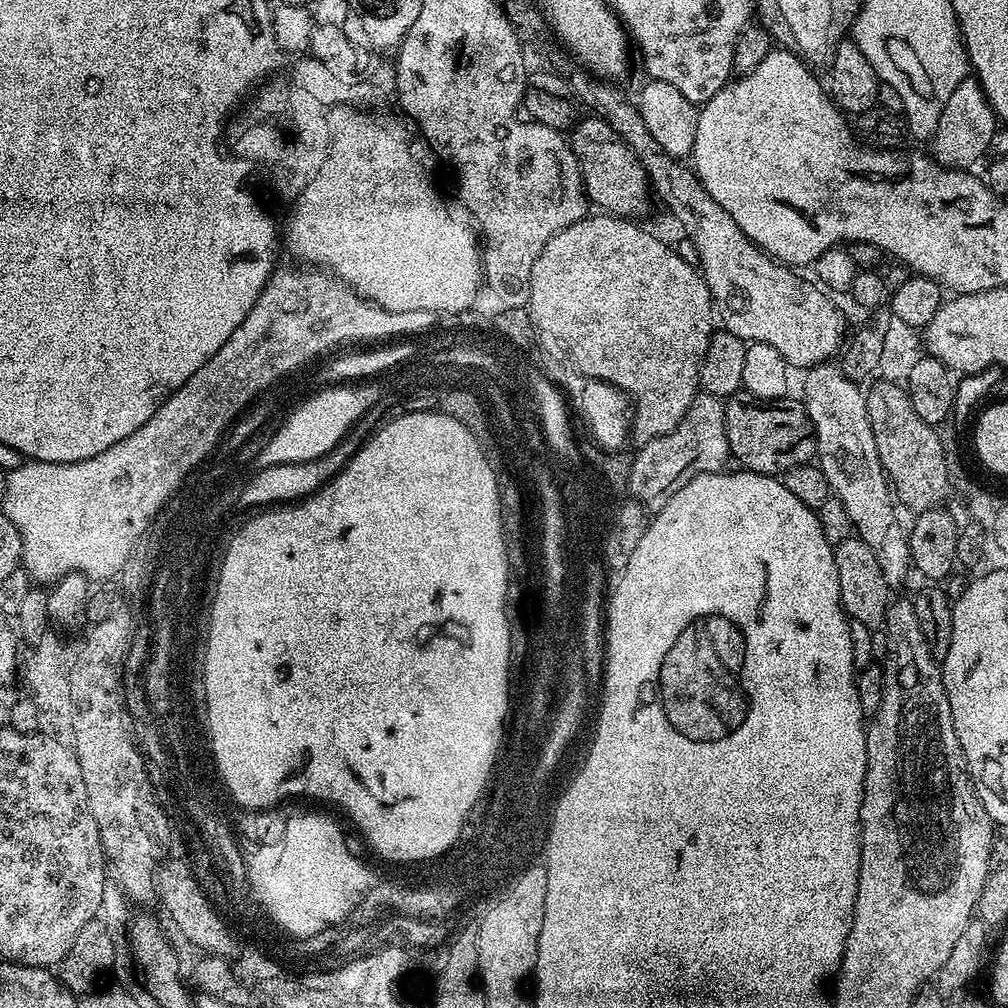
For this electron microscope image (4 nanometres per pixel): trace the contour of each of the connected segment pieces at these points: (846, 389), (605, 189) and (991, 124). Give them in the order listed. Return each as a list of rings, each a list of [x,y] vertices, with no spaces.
[[[834,362],[816,364],[805,371],[802,402],[816,436],[816,464],[826,476],[833,495],[843,502],[859,539],[870,546],[889,589],[905,587],[912,571],[912,554],[904,542],[910,538],[915,515],[900,509],[888,483],[870,426],[867,397]]]
[[[595,114],[577,119],[570,132],[572,153],[580,163],[580,177],[584,179],[584,194],[597,209],[611,214],[617,218],[640,218],[648,208],[648,196],[650,197],[650,185],[644,168],[638,162],[638,158],[626,146],[626,142],[620,140],[620,135],[607,124],[607,122]]]
[[[969,78],[958,82],[954,94],[942,109],[942,119],[938,121],[936,135],[930,141],[931,155],[945,168],[971,169],[990,149],[990,138],[994,138],[998,127],[998,117],[993,112],[980,81]]]

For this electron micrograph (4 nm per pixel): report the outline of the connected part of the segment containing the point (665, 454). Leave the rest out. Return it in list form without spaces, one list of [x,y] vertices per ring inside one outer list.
[[[697,394],[694,402],[686,410],[682,422],[678,422],[678,426],[674,426],[674,430],[670,430],[670,434],[666,434],[662,438],[654,438],[642,447],[646,460],[658,464],[656,468],[652,468],[650,476],[654,472],[672,476],[678,470],[682,470],[688,462],[690,462],[690,470],[697,478],[707,472],[721,471],[727,465],[724,463],[729,463],[730,460],[722,400],[717,396]]]

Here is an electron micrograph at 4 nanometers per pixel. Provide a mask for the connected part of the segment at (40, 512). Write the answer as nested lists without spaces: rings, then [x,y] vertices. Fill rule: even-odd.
[[[313,268],[308,276],[292,276],[292,272],[281,271],[280,276],[272,274],[276,280],[269,276],[258,302],[254,302],[242,326],[230,334],[226,346],[222,346],[198,374],[191,376],[153,414],[146,426],[138,426],[134,434],[122,438],[122,442],[114,442],[110,450],[102,450],[102,454],[94,454],[94,458],[69,464],[28,460],[20,462],[24,464],[9,474],[4,484],[2,511],[21,535],[21,550],[28,559],[28,574],[33,581],[45,582],[49,576],[60,575],[70,567],[95,571],[120,564],[128,553],[128,544],[136,540],[136,532],[140,532],[144,520],[152,516],[152,508],[168,497],[189,464],[208,452],[217,431],[224,429],[226,421],[240,410],[245,399],[259,389],[260,384],[272,380],[272,368],[276,368],[272,360],[280,360],[280,356],[296,356],[296,360],[300,360],[304,352],[316,352],[316,348],[325,348],[340,340],[340,336],[380,336],[388,332],[388,328],[400,329],[396,316],[384,316],[384,312],[360,304],[360,295],[327,271]]]

